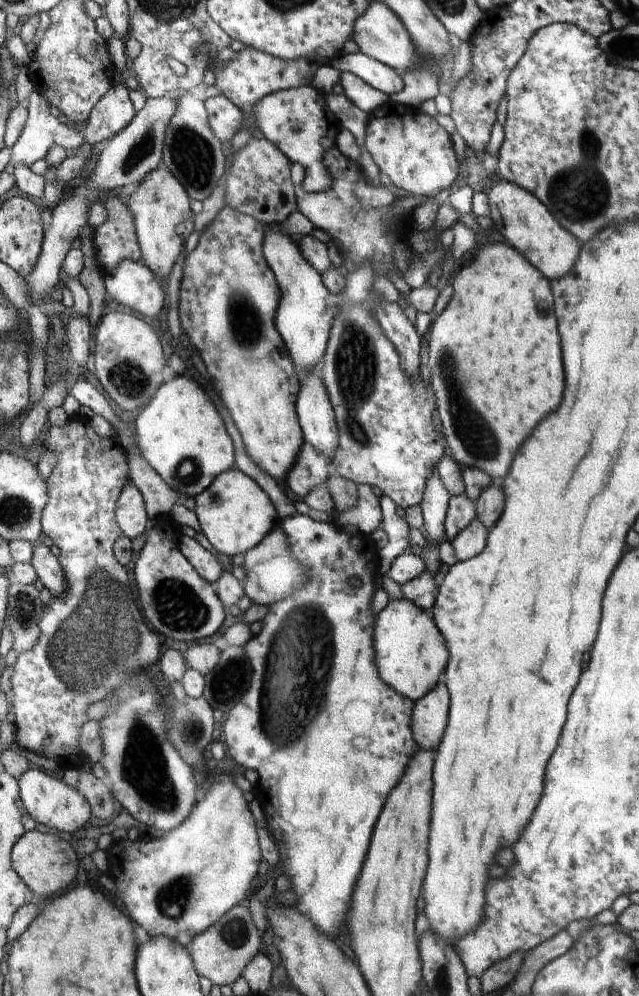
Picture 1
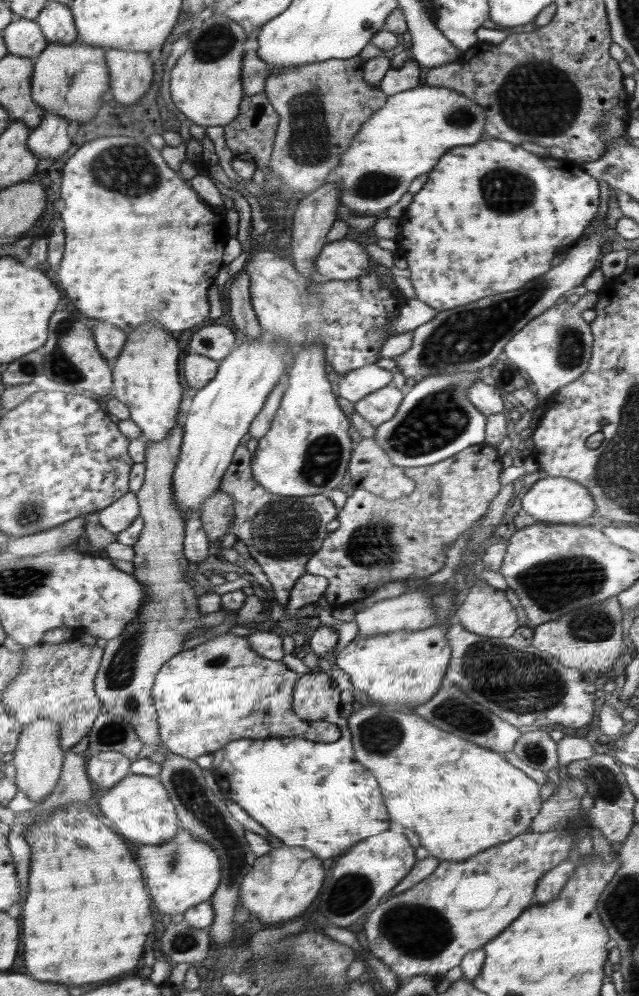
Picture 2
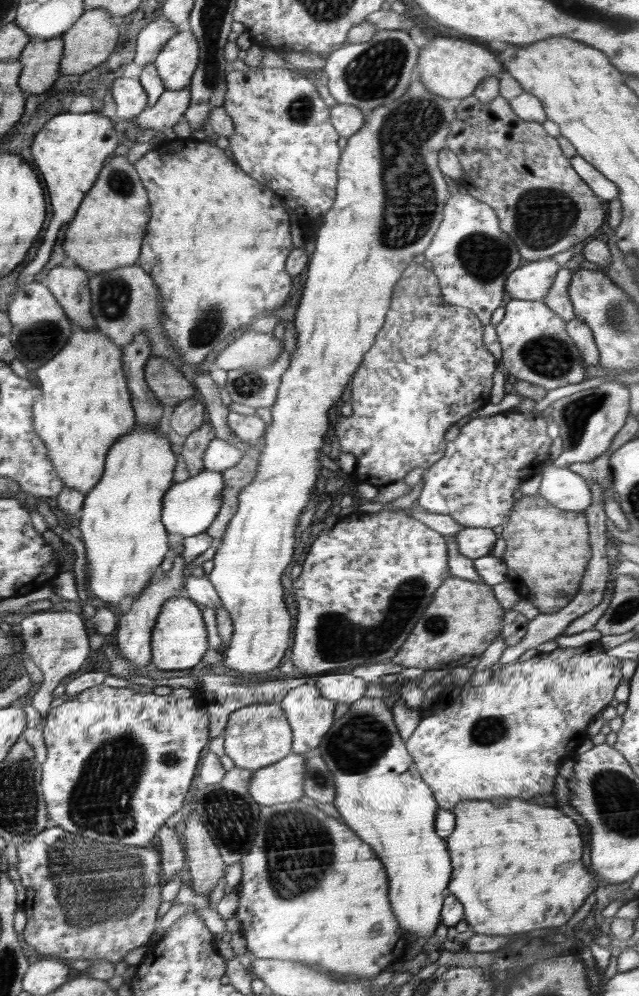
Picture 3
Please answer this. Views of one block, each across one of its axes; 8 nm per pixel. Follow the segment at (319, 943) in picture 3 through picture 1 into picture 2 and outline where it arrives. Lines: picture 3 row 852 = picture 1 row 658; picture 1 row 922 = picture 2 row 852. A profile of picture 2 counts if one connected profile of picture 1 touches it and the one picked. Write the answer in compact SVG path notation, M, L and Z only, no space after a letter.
M311 672L302 674L296 681L292 696L295 715L303 721L328 721L336 725L341 737L332 744L310 741L304 738L284 738L284 740L262 740L242 738L229 742L222 763L213 769L214 778L221 792L240 804L254 820L268 828L276 838L288 846L306 846L316 858L342 856L354 844L388 831L388 814L382 802L382 793L378 782L364 765L355 759L351 732L347 720L340 716L341 692L335 690L336 684L329 672Z

